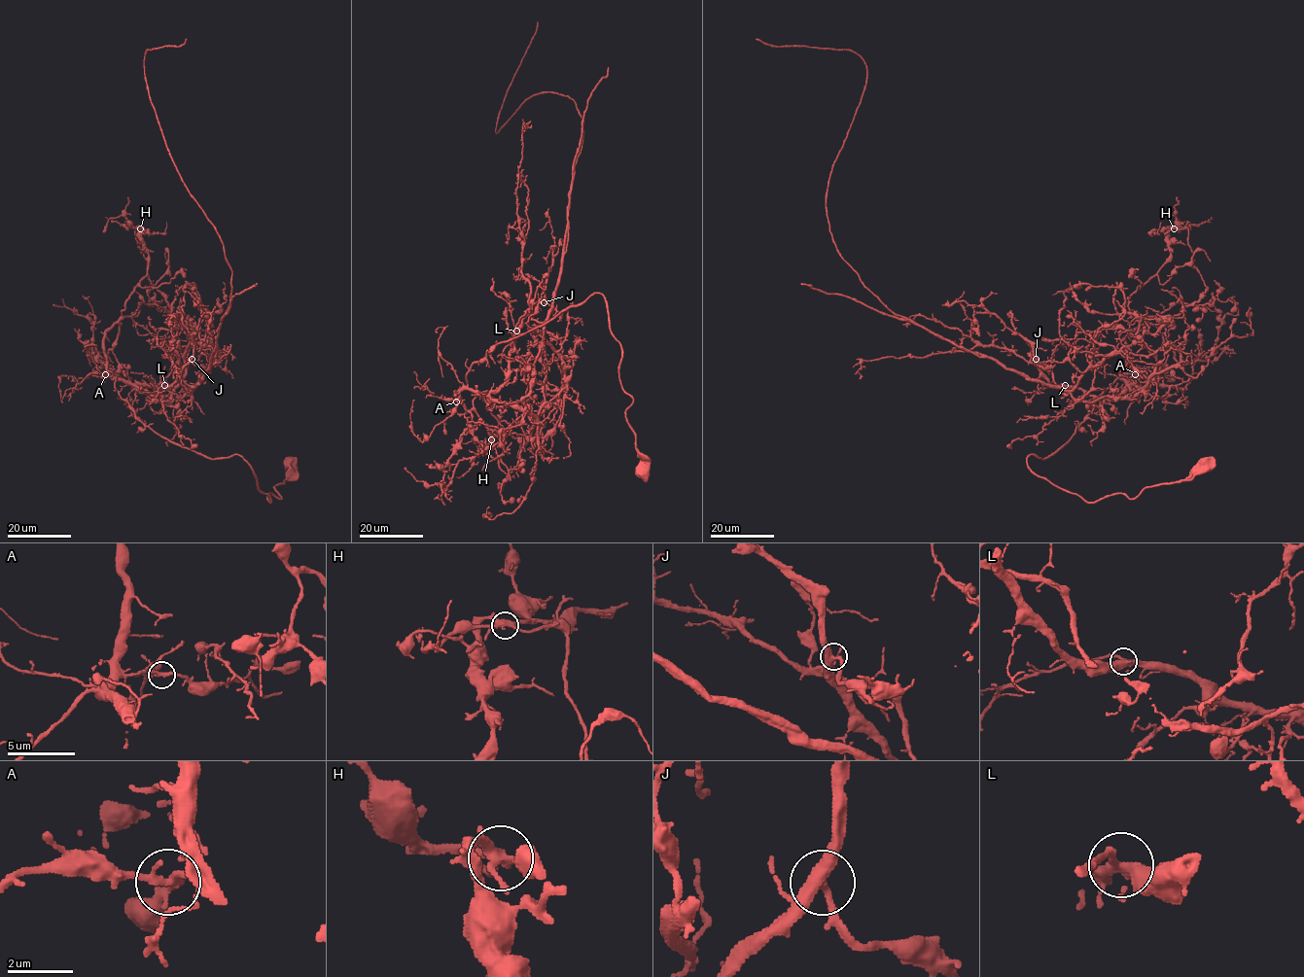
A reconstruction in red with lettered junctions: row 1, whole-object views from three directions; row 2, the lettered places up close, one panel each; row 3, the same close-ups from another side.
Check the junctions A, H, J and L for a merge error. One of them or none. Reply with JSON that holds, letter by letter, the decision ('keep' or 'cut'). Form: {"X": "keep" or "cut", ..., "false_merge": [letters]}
{"A": "keep", "H": "cut", "J": "keep", "L": "keep", "false_merge": ["H"]}

